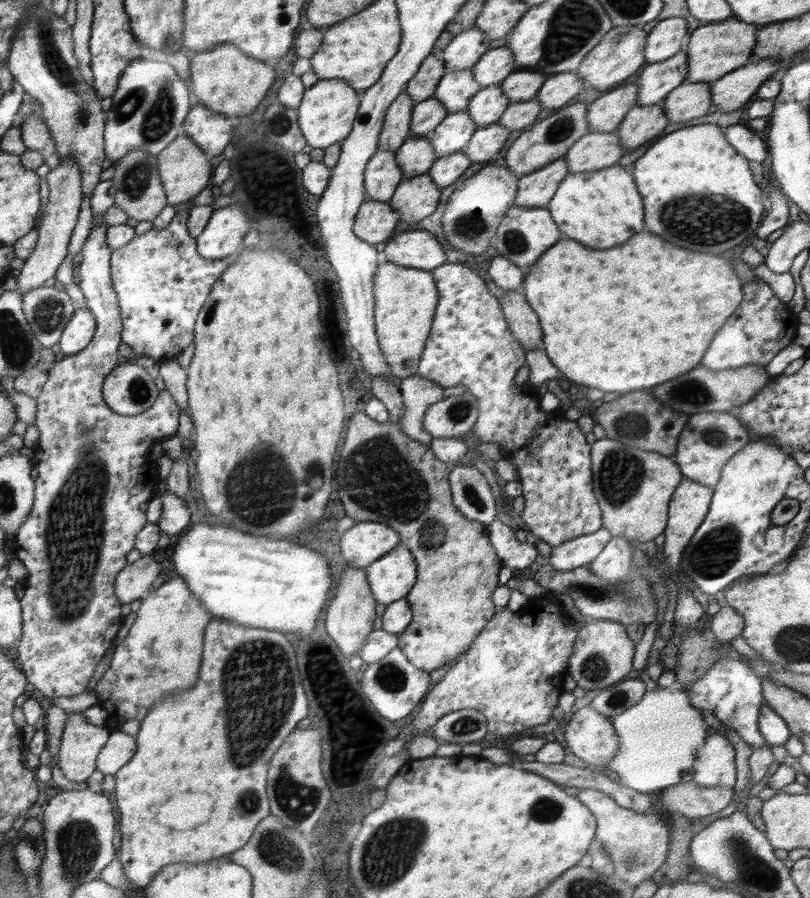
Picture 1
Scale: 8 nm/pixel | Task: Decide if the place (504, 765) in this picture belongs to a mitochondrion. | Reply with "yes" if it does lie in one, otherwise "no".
no

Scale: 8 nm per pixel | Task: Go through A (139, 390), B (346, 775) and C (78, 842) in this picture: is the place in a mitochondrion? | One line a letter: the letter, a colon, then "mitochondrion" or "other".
A: mitochondrion
B: mitochondrion
C: mitochondrion

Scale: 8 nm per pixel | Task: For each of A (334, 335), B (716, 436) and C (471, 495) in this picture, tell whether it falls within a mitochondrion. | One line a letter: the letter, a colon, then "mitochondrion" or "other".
A: other
B: mitochondrion
C: mitochondrion

